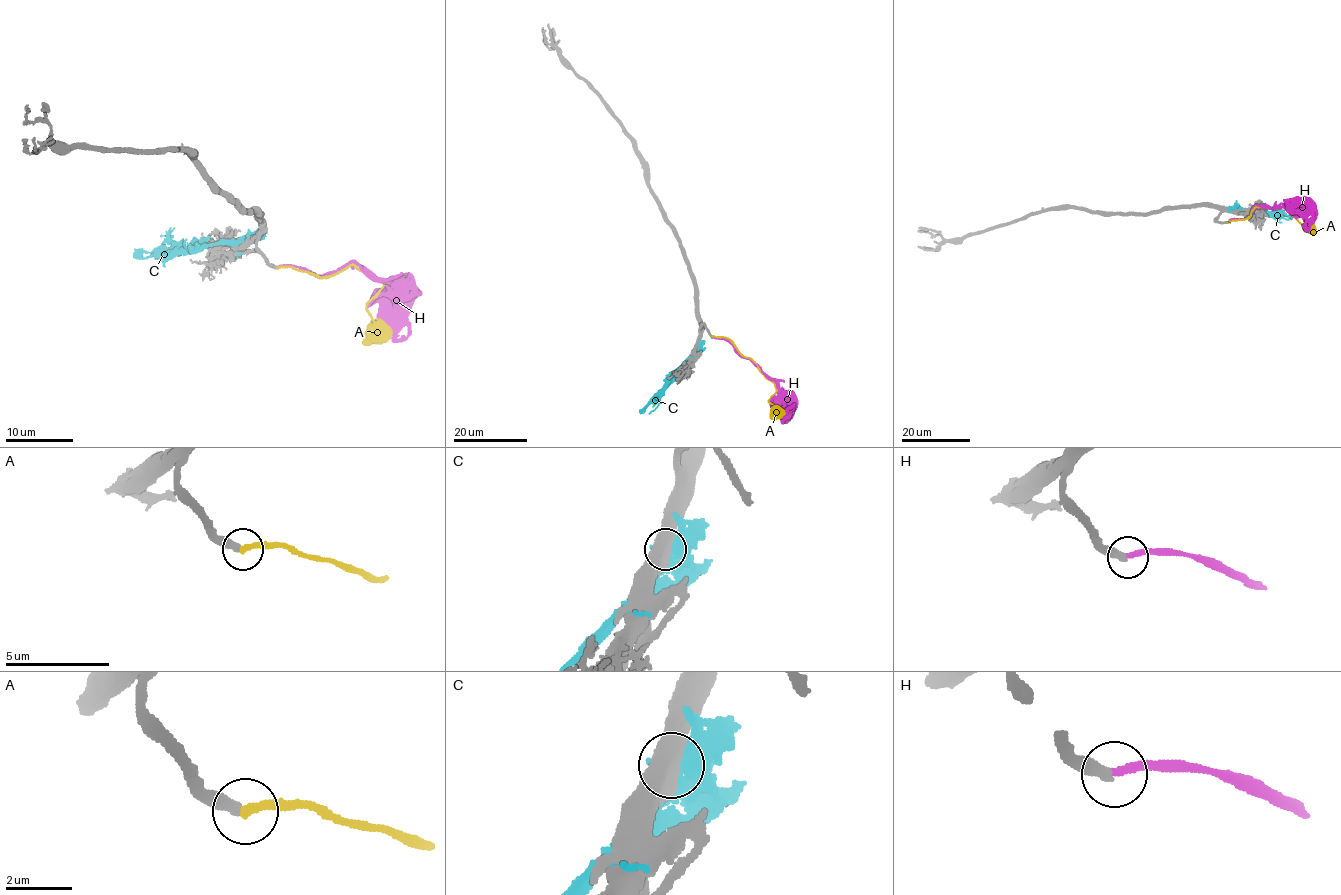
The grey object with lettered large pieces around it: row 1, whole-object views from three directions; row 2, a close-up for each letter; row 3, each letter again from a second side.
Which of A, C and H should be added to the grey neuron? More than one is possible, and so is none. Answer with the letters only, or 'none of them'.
H

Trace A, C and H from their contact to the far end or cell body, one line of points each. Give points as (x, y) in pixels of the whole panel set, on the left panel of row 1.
A: (278, 268), (301, 269), (326, 277), (352, 265), (375, 280), (384, 281), (366, 305), (373, 323), (364, 342)
C: (251, 237), (190, 251), (172, 244), (164, 257), (157, 257), (151, 253)
H: (277, 267), (321, 276), (353, 263), (387, 280), (406, 321), (401, 340)

